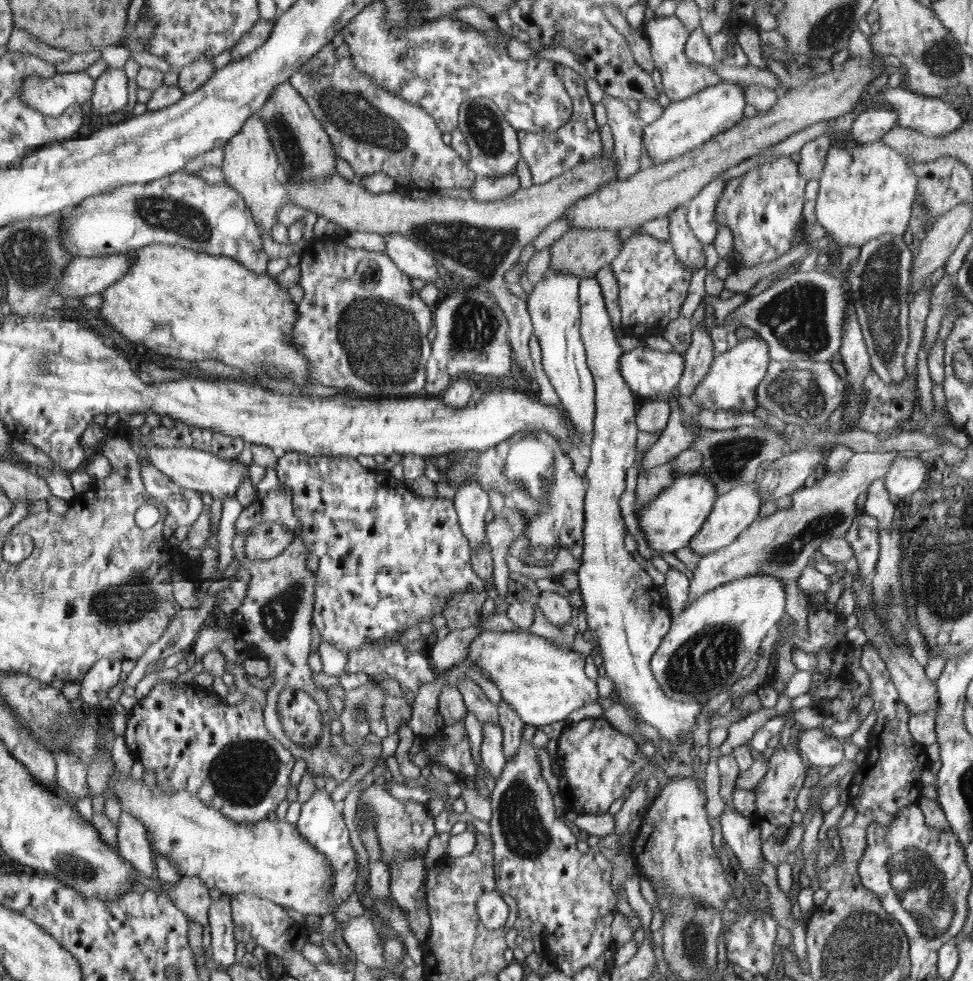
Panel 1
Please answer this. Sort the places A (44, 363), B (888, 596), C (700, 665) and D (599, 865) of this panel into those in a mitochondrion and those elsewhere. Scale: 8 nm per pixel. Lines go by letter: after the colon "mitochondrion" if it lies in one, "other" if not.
A: mitochondrion
B: mitochondrion
C: mitochondrion
D: other

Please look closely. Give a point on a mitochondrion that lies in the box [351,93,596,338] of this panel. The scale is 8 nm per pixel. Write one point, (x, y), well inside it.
(479, 249)

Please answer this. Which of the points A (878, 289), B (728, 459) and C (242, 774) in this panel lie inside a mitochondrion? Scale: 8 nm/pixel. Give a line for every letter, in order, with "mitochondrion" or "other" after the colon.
A: mitochondrion
B: mitochondrion
C: mitochondrion

